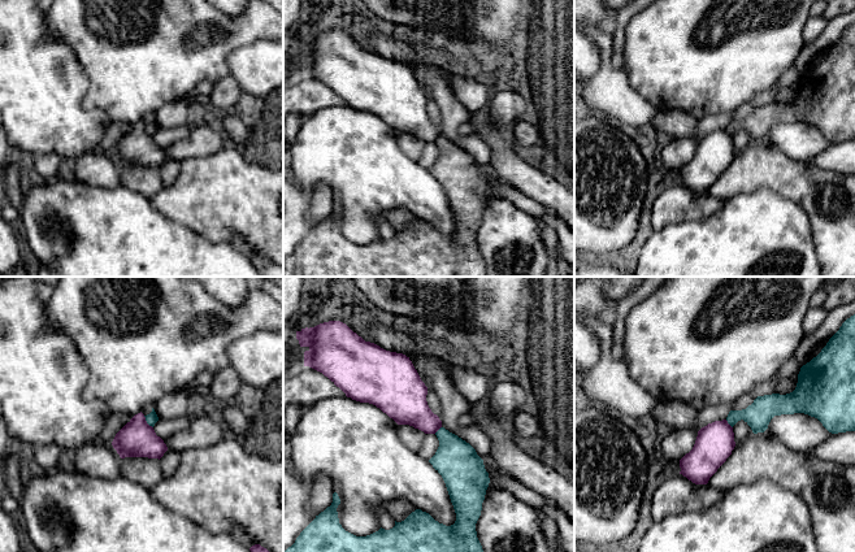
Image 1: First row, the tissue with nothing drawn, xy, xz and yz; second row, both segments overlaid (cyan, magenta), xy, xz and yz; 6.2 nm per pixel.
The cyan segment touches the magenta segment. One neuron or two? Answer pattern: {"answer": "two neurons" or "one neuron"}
{"answer": "two neurons"}

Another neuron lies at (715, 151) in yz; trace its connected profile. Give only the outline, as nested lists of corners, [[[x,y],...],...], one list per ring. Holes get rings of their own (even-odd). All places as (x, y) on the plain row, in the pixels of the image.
[[[726,129],[702,136],[693,158],[680,169],[683,186],[695,194],[707,194],[735,156],[733,136]]]

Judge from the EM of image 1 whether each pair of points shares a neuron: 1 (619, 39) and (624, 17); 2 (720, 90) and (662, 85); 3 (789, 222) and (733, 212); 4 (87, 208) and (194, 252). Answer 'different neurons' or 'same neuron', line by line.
1: same neuron
2: same neuron
3: same neuron
4: same neuron

